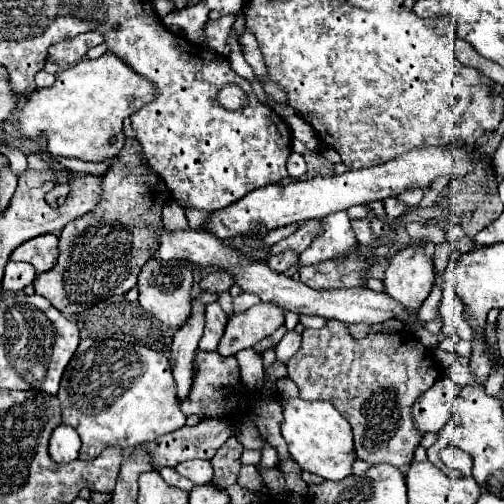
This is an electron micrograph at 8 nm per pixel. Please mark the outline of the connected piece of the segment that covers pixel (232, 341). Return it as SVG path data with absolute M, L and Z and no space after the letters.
M260 302L246 312L232 316L226 324L218 352L222 356L234 356L244 348L252 348L284 324L284 312L282 306Z

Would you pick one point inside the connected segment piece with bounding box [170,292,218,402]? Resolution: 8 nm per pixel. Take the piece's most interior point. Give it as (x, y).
(186, 340)

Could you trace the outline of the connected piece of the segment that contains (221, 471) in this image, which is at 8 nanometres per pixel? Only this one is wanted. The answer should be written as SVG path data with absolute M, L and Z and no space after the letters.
M230 436L216 452L216 456L210 460L214 468L214 476L210 480L212 486L218 490L226 490L230 484L236 482L238 472L240 472L240 454L242 454L242 444Z

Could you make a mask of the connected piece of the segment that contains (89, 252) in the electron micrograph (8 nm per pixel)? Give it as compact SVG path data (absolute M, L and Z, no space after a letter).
M128 138L122 152L112 160L110 170L102 176L102 194L98 198L96 208L80 216L78 220L72 220L70 224L66 224L66 228L58 238L60 258L56 260L52 270L38 274L34 280L36 294L50 300L50 304L54 304L64 314L78 314L110 296L126 294L130 288L136 286L140 268L154 256L158 248L154 228L162 226L160 216L162 216L162 206L168 194L168 188L164 186L164 182L158 178L156 172L140 164L138 150L140 150L140 144Z

